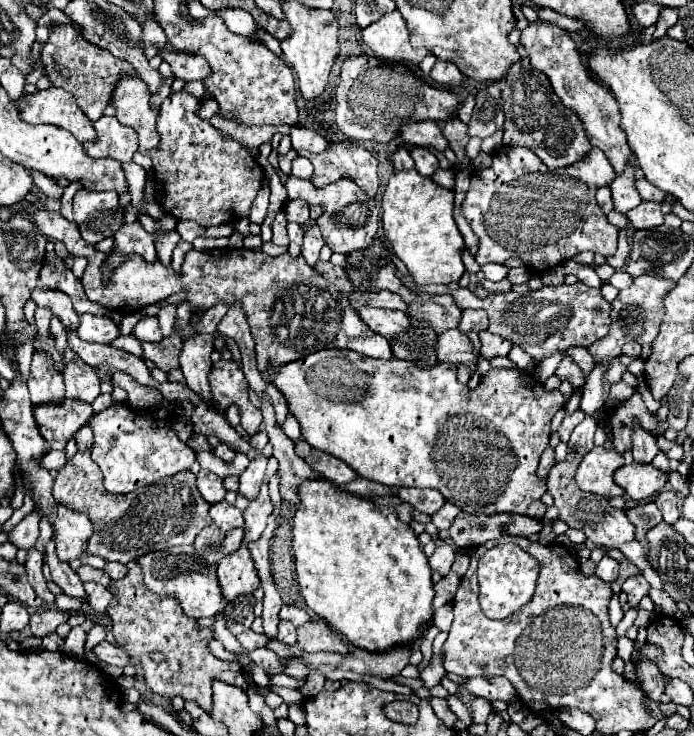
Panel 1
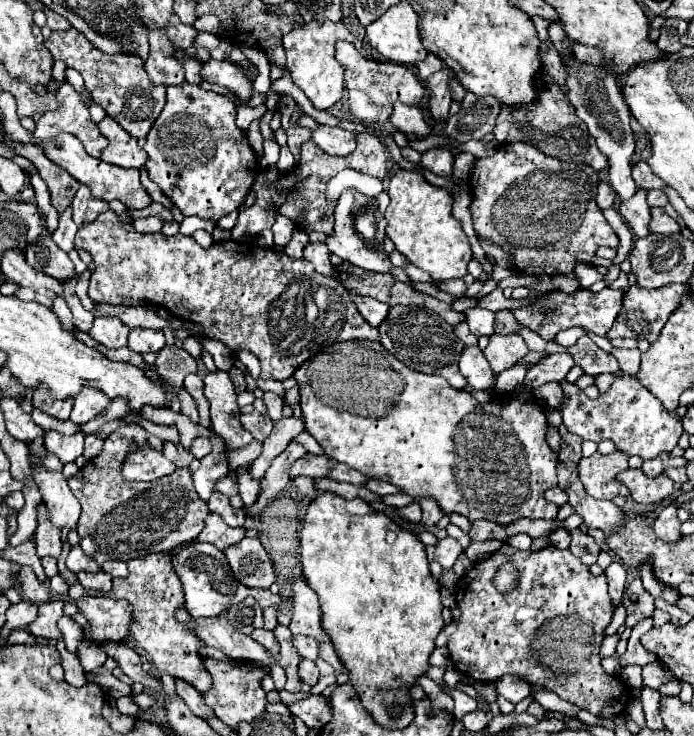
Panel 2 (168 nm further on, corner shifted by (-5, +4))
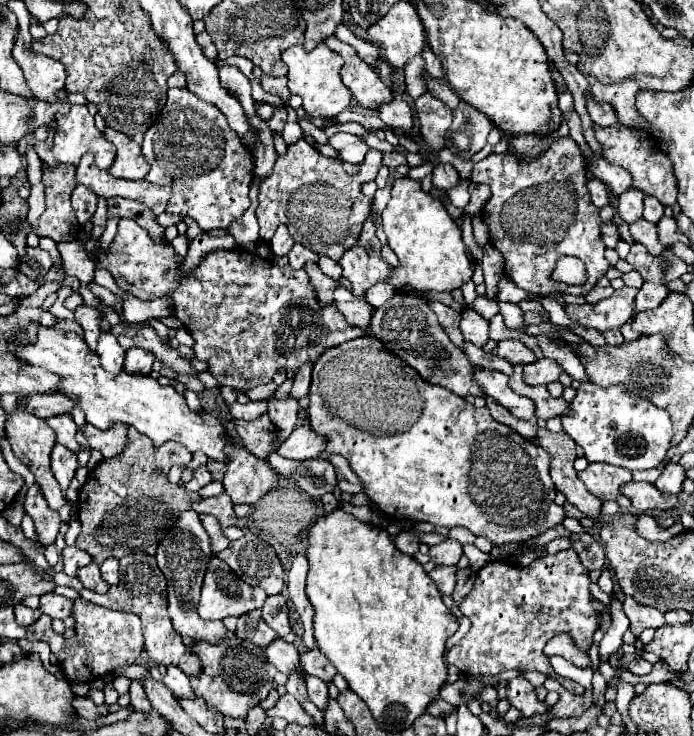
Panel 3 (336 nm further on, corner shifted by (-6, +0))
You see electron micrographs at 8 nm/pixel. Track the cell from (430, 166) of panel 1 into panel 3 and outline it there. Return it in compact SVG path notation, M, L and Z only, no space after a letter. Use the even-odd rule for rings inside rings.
M452 164L434 166L434 170L432 170L432 186L434 188L448 192L454 186L458 186L458 182L460 182L460 176Z

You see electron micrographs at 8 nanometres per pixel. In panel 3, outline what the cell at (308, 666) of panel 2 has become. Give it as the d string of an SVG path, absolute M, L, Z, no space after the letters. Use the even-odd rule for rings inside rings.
M308 676L306 678L306 684L308 684L308 698L320 708L320 710L326 710L328 708L328 686L324 686L324 682L320 678L312 678Z

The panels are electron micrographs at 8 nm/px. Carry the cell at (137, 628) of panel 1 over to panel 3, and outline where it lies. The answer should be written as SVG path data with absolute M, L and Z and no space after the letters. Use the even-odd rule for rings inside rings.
M128 554L124 558L120 558L120 582L116 586L112 586L106 594L96 594L90 592L82 594L86 600L94 602L94 604L104 604L106 608L120 608L122 612L132 612L136 616L140 616L142 620L142 628L144 628L144 642L146 642L146 652L150 654L150 658L156 664L164 664L164 666L178 666L182 672L190 674L200 674L200 660L196 658L194 652L190 652L180 634L176 634L176 630L172 628L168 610L166 610L166 578L160 572L156 558L148 556L148 554Z

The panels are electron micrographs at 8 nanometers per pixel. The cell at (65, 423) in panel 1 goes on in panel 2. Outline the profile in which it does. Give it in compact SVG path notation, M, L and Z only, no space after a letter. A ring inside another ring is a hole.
M57 430L45 432L45 448L61 458L61 462L73 462L79 454L83 454L83 432L75 432L71 436L65 436Z

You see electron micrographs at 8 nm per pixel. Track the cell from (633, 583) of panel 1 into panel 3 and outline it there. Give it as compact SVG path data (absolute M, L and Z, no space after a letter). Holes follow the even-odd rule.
M632 598L624 600L624 612L630 618L630 630L634 632L634 636L640 636L640 632L646 628L664 626L664 614L662 612L658 612L656 608L642 606L642 604L634 602Z

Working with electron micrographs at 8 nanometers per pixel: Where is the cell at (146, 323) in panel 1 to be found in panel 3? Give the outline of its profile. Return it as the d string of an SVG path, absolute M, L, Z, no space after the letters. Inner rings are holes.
M130 348L126 354L124 370L128 370L128 374L150 374L152 364L154 364L152 352L142 350L142 348Z

